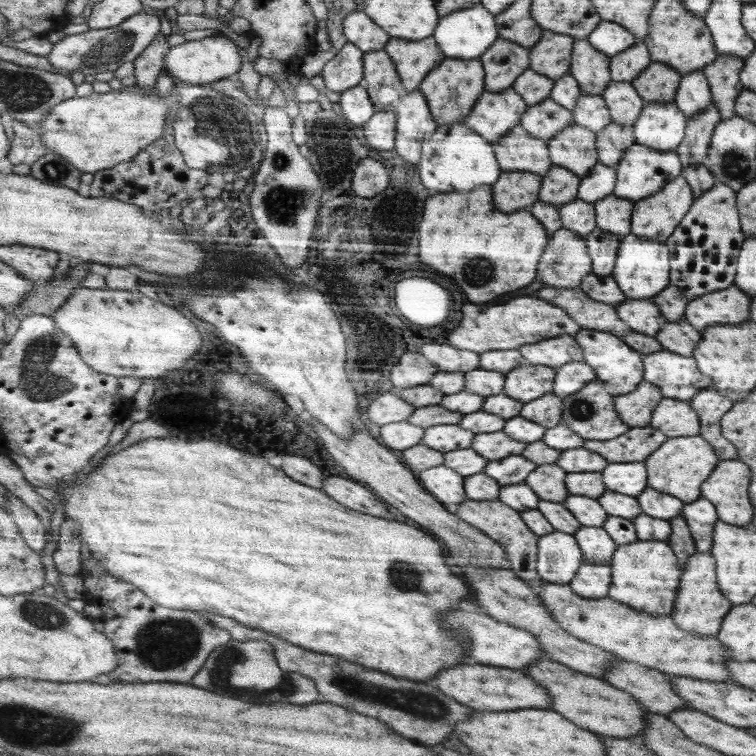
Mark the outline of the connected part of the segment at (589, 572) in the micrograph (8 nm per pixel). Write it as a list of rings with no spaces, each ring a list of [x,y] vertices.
[[[583,562],[580,571],[569,584],[572,590],[586,599],[604,599],[609,595],[612,568],[609,564]]]

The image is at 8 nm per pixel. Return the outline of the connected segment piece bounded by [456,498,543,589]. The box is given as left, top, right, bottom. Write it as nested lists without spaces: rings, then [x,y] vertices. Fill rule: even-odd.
[[[467,498],[464,503],[459,504],[456,516],[481,529],[482,532],[486,533],[486,536],[497,541],[505,550],[510,562],[510,570],[522,582],[535,589],[543,584],[543,579],[536,572],[536,542],[538,542],[538,535],[528,527],[518,509],[510,508],[500,499],[478,501]]]

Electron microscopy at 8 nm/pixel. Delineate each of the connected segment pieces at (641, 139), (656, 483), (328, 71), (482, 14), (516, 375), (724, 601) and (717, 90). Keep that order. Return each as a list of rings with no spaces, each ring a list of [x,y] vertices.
[[[646,103],[639,120],[631,127],[636,142],[658,151],[675,151],[685,138],[688,118],[675,103]]]
[[[678,436],[666,440],[650,460],[646,460],[646,468],[650,468],[650,488],[658,488],[660,492],[666,492],[678,497],[686,503],[700,499],[700,486],[710,476],[710,472],[716,466],[716,456],[710,448],[710,444],[700,436]]]
[[[346,42],[320,72],[327,90],[344,93],[358,87],[363,77],[364,54],[357,45]]]
[[[481,3],[452,12],[444,16],[437,24],[433,37],[440,45],[442,52],[449,58],[464,58],[464,60],[478,58],[490,48],[490,45],[500,37],[500,30],[497,28],[496,16],[484,8]]]
[[[520,366],[506,374],[506,396],[530,402],[540,396],[552,392],[552,380],[556,370],[554,368],[538,368],[538,366]]]
[[[693,554],[686,564],[686,576],[682,580],[682,588],[678,588],[676,603],[673,605],[674,624],[686,632],[696,632],[702,637],[716,637],[721,631],[724,618],[729,614],[733,604],[721,592],[717,584],[717,562],[712,554]]]
[[[720,56],[703,71],[712,90],[713,106],[719,111],[721,121],[735,116],[734,108],[739,93],[745,90],[740,82],[744,61],[738,56]]]

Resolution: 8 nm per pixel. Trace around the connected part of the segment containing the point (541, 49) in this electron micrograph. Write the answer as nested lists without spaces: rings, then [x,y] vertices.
[[[546,30],[546,40],[529,49],[533,71],[552,79],[568,75],[573,44],[572,36]]]

